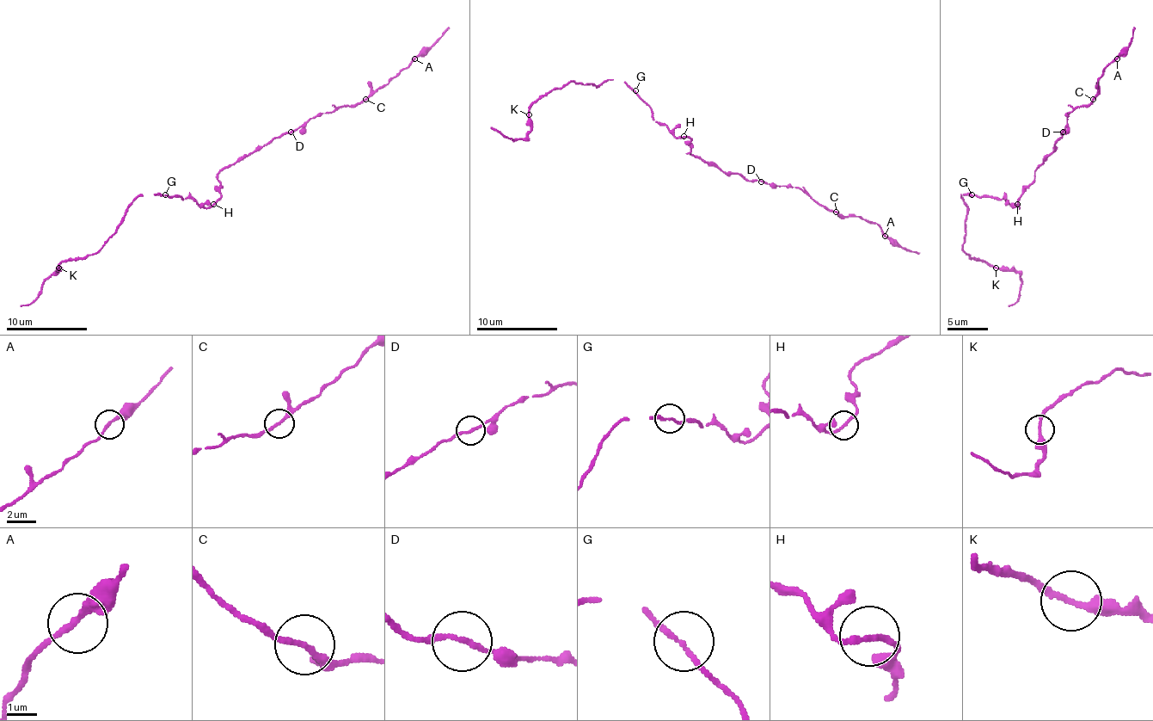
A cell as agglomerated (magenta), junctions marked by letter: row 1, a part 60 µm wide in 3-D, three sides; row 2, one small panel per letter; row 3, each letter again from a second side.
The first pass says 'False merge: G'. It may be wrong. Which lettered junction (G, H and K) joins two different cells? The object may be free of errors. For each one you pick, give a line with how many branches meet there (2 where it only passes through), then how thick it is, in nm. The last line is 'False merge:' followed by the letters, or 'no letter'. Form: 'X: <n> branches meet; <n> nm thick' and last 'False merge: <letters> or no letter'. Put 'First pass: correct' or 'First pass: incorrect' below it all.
False merge: no letter
First pass: incorrect

